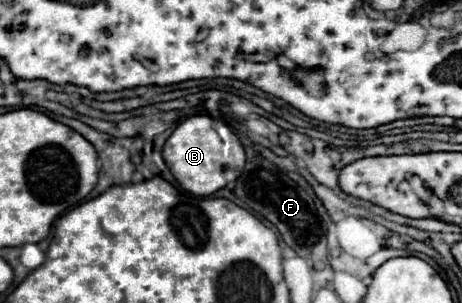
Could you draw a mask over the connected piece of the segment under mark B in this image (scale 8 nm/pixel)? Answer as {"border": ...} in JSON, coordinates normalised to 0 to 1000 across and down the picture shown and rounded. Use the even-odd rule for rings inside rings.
{"border":[[[420,380],[420,386],[407,386],[403,399],[394,399],[377,426],[377,439],[355,472],[351,512],[355,512],[355,531],[359,531],[364,558],[372,564],[372,578],[381,584],[381,597],[390,604],[390,617],[398,630],[407,630],[416,644],[429,644],[429,650],[450,650],[450,644],[459,644],[472,624],[494,611],[481,485],[485,485],[485,472],[463,426],[459,386]],[[437,413],[459,413],[459,426],[446,426],[446,439],[437,446]]]}

